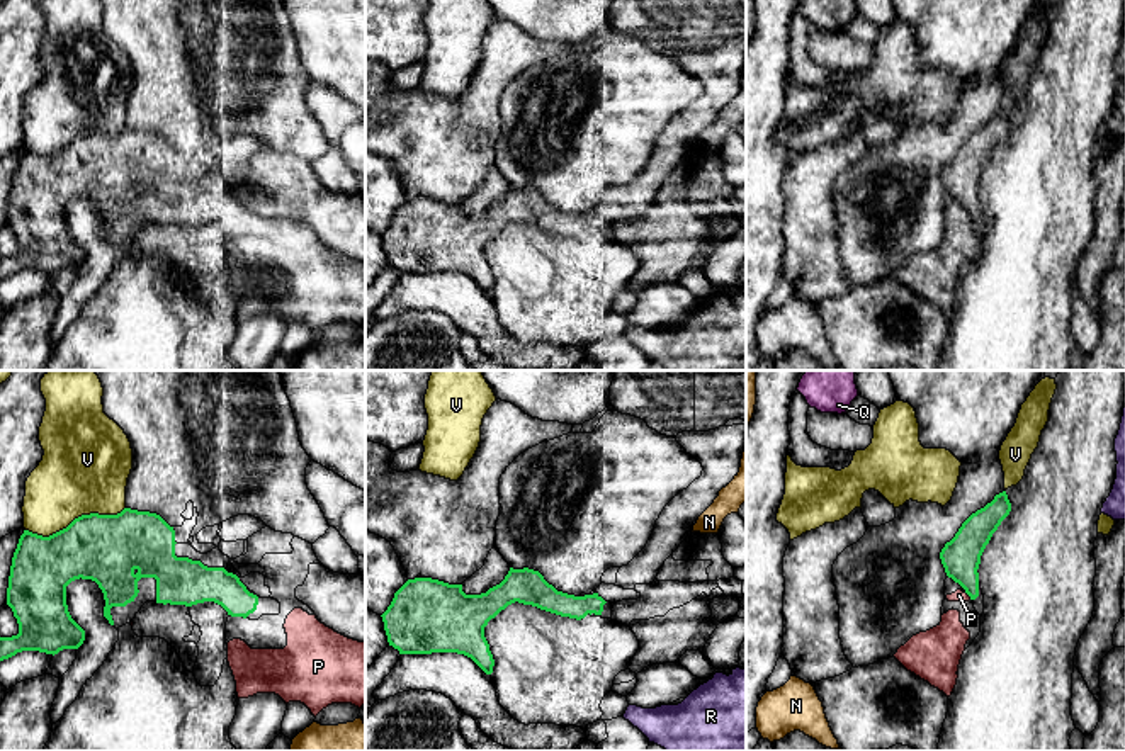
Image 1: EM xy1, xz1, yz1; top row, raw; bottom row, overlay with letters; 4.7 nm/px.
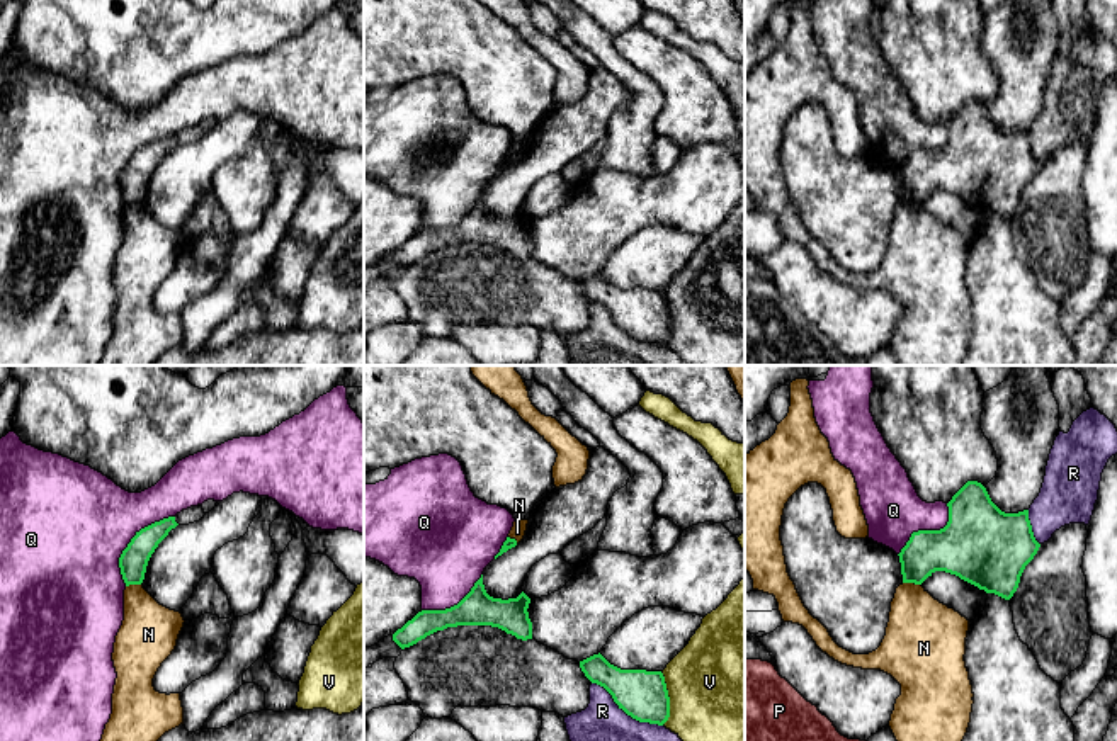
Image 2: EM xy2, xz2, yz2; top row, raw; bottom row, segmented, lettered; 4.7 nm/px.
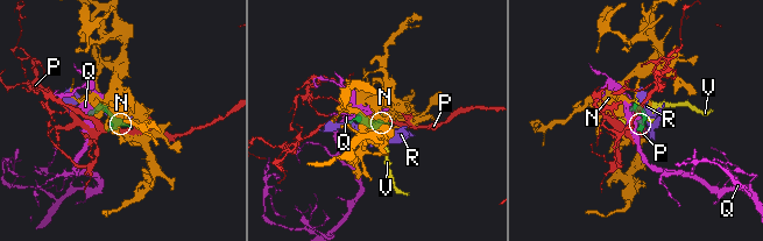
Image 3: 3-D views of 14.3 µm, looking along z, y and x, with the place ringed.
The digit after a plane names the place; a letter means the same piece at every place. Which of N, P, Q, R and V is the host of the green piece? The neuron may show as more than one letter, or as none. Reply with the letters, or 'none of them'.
P

